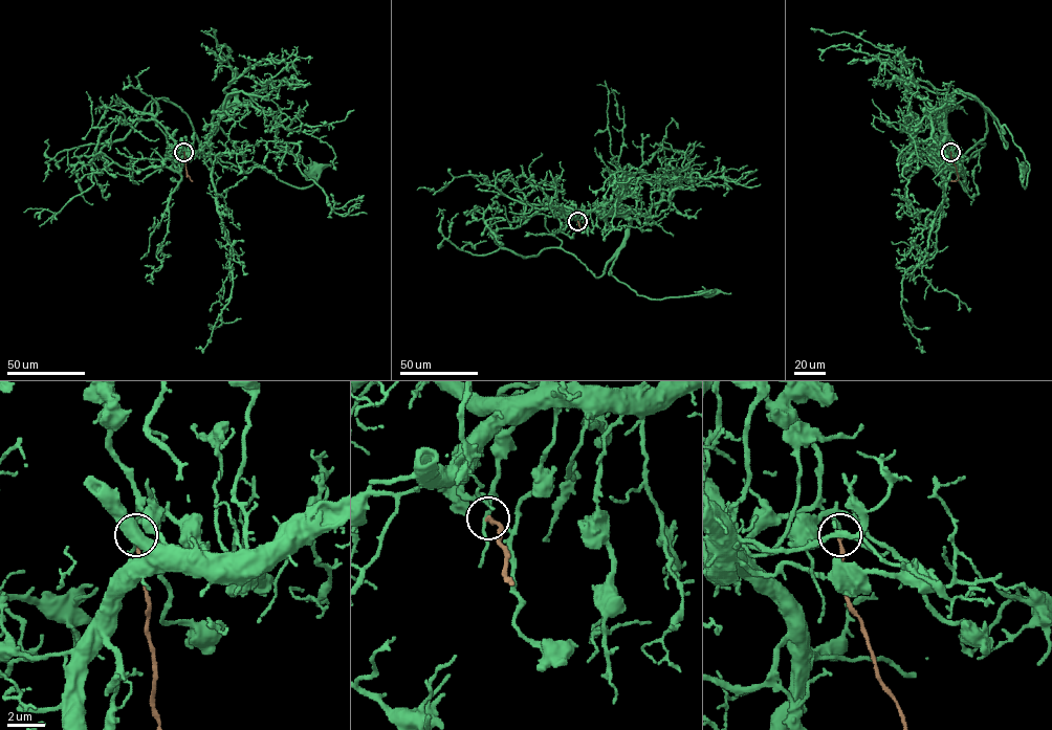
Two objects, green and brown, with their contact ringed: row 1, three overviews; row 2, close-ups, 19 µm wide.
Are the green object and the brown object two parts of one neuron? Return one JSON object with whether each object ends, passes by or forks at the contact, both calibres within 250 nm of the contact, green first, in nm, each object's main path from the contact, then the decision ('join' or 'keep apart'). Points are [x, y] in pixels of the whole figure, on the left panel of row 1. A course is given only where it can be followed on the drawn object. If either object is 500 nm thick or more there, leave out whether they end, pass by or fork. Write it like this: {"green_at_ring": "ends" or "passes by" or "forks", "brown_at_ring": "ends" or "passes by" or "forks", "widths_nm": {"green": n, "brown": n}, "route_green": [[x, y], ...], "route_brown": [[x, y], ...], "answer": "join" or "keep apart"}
{"green_at_ring": "passes by", "brown_at_ring": "ends", "widths_nm": {"green": 160, "brown": 190}, "route_green": [[183, 152], [203, 147], [235, 91], [216, 133], [217, 125], [246, 160], [291, 185], [310, 186], [313, 168]], "route_brown": [[183, 152], [187, 174], [192, 181]], "answer": "keep apart"}

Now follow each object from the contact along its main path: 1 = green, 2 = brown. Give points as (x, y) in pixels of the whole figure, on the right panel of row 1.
1: (950, 152), (939, 147), (945, 107), (963, 91), (1022, 151), (1029, 168), (1025, 187), (1022, 168)
2: (950, 152), (958, 176), (958, 180), (950, 181)

